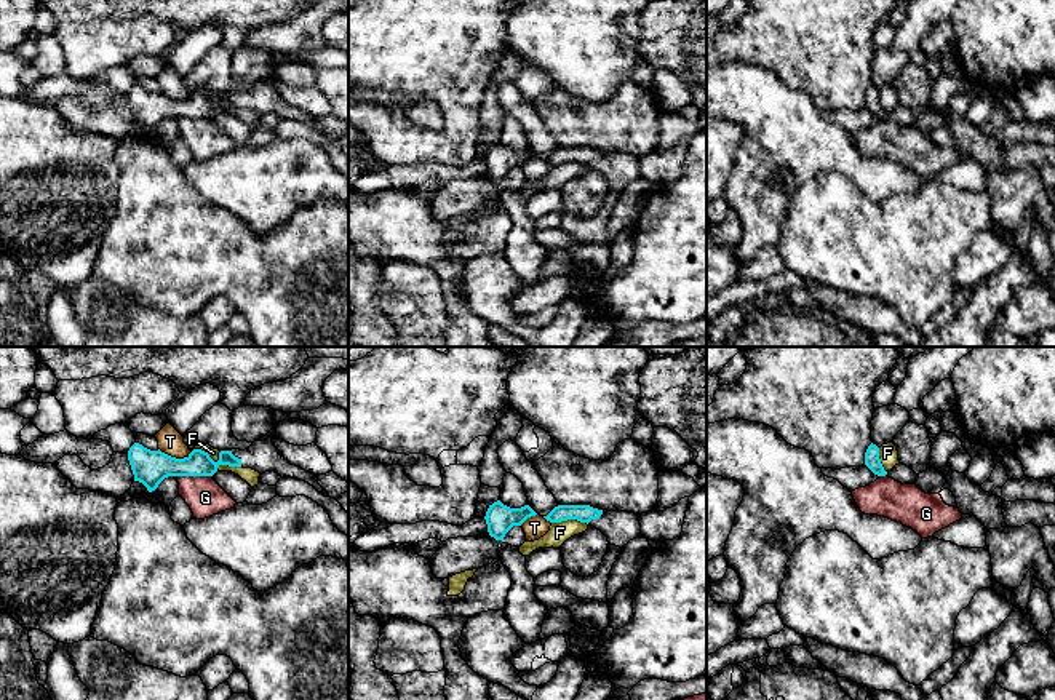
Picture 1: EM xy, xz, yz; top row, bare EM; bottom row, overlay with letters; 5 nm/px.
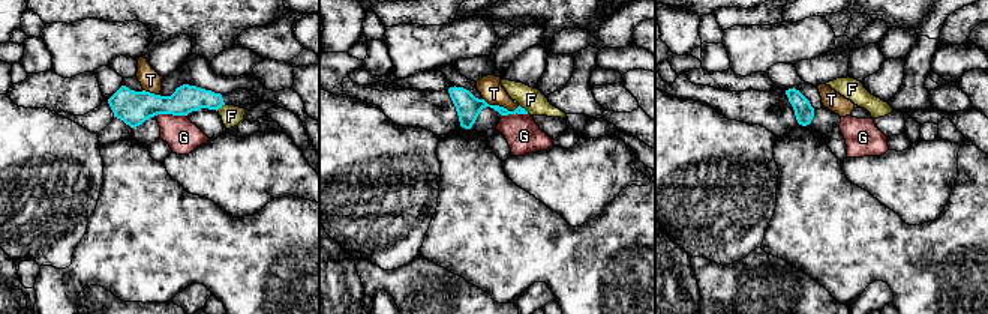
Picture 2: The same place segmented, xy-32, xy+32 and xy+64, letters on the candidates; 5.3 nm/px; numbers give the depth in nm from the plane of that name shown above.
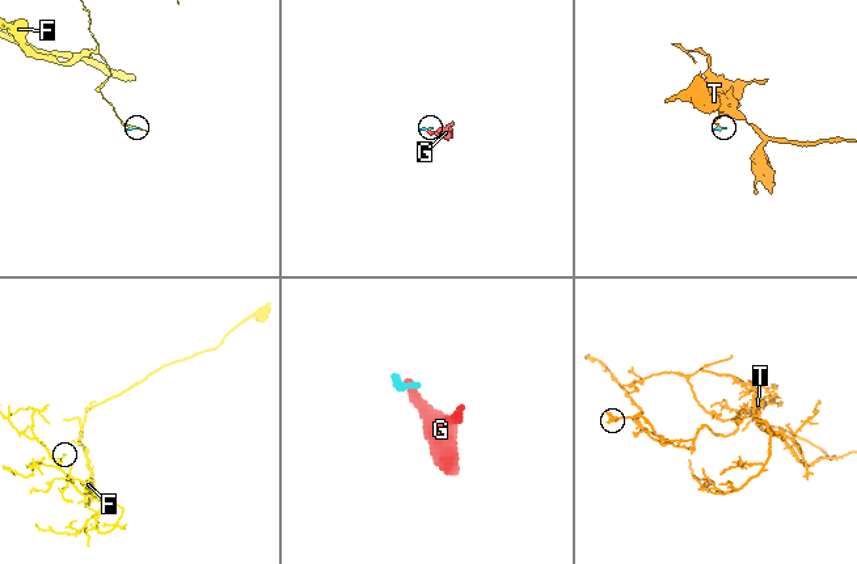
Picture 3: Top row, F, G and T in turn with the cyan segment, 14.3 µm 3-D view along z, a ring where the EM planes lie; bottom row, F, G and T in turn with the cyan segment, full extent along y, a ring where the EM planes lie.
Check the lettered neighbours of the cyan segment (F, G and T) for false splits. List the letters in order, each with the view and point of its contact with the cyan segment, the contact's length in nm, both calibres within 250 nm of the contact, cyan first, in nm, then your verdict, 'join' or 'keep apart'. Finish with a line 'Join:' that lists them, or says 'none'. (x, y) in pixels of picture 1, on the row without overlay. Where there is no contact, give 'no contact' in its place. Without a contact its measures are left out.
F: xz (569, 160) | 180 nm | 90/100 nm | keep apart
G: xy (195, 117) | 180 nm | 180/190 nm | keep apart
T: xy (175, 99) | 180 nm | 180/130 nm | keep apart
Join: none

